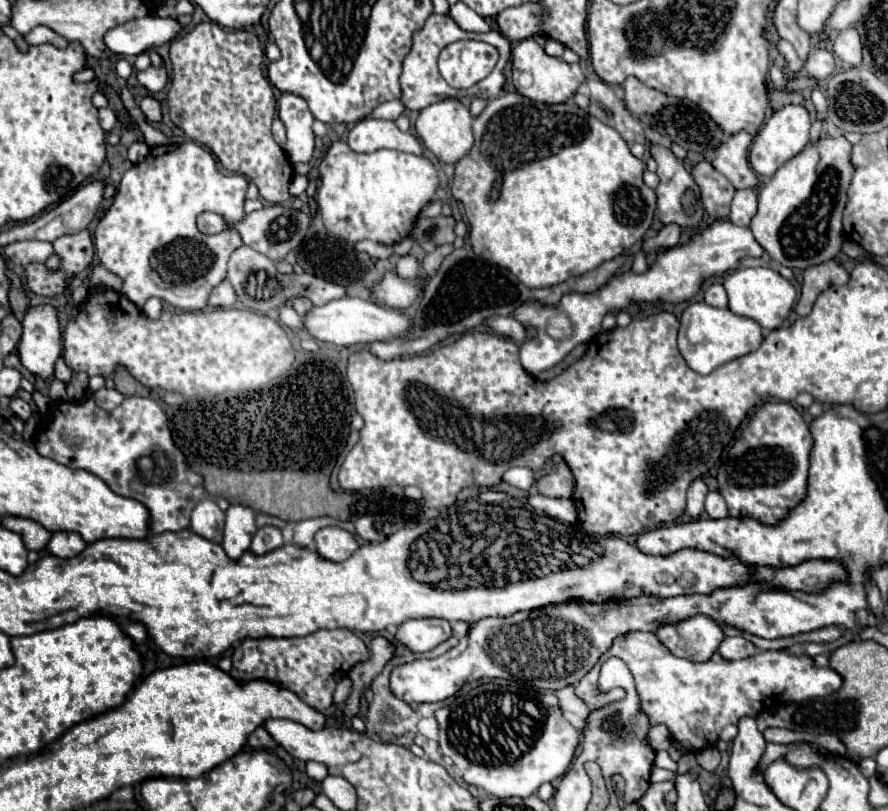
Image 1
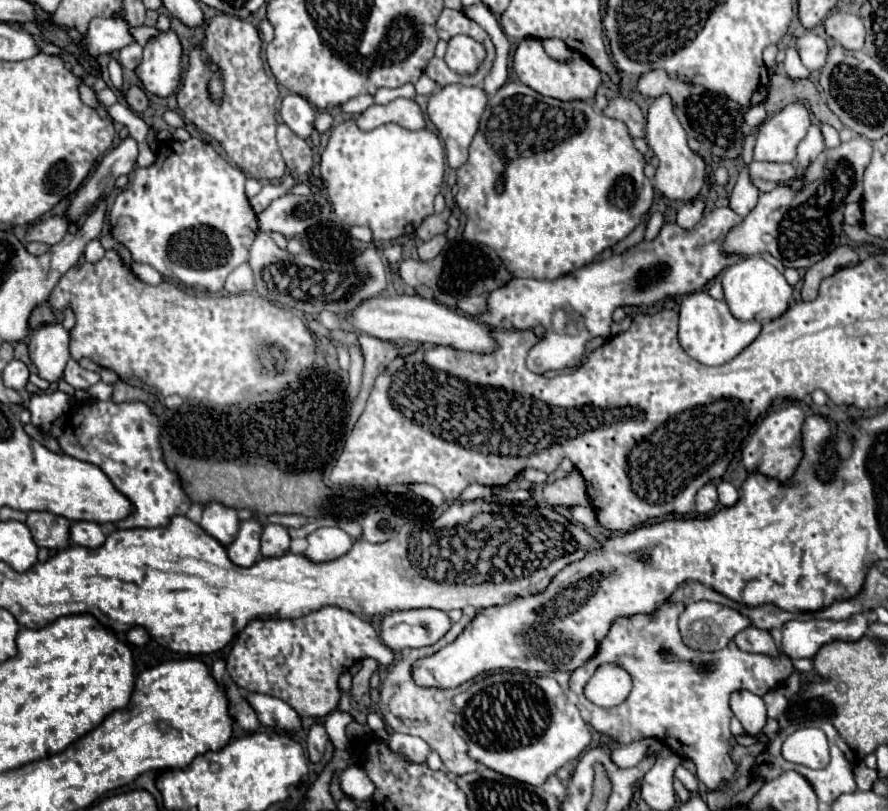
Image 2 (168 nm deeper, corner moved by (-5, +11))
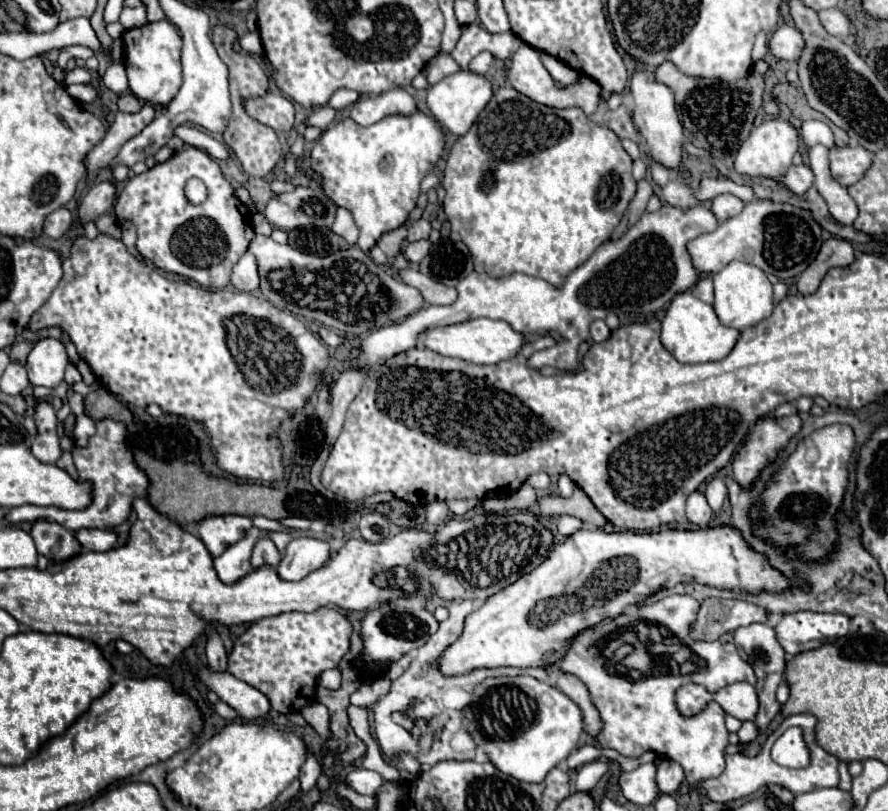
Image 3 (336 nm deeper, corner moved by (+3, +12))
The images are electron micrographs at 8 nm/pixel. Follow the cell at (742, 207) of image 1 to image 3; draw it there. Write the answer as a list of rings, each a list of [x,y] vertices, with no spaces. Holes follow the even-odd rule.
[[[718,195],[712,199],[712,213],[716,215],[716,219],[720,223],[738,215],[742,211],[742,207],[744,207],[744,203],[734,195]]]

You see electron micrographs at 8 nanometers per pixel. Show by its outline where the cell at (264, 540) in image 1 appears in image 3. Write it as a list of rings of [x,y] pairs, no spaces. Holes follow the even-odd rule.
[[[262,537],[262,539],[258,539],[258,543],[254,545],[250,563],[252,563],[252,567],[256,567],[256,569],[262,567],[262,565],[276,567],[276,565],[280,563],[280,553],[278,553],[278,549],[274,547],[274,543],[272,543],[268,537]]]

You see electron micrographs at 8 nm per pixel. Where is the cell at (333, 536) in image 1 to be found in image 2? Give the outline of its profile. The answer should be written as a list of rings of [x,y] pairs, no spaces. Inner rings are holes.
[[[338,526],[318,528],[308,536],[308,550],[304,552],[312,562],[326,562],[344,556],[354,540]]]

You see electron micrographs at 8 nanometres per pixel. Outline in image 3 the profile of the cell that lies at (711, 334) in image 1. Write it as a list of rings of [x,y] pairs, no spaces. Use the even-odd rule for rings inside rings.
[[[684,291],[672,299],[672,303],[662,319],[660,341],[680,363],[706,363],[706,361],[724,359],[736,345],[738,335],[740,335],[740,331],[720,325],[712,305],[700,301],[690,291]]]

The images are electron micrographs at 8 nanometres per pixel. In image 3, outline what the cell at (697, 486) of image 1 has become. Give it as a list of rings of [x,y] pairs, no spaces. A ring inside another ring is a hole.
[[[694,491],[690,497],[688,497],[688,503],[686,503],[686,517],[690,523],[698,525],[698,527],[706,527],[710,517],[712,517],[712,509],[706,501],[706,497],[700,493],[700,491]]]

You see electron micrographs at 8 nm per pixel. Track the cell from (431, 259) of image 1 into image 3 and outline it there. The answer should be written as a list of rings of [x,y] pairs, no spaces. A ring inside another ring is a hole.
[[[422,239],[422,241],[408,243],[408,245],[406,245],[406,249],[404,249],[404,257],[406,257],[410,263],[418,265],[418,263],[428,255],[428,251],[430,251],[430,241]]]

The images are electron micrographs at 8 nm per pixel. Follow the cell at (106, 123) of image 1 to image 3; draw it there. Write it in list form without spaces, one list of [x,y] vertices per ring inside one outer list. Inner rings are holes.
[[[66,85],[64,89],[68,91],[68,95],[70,95],[74,101],[78,101],[78,103],[82,103],[82,105],[92,103],[92,101],[98,97],[98,91],[96,91],[92,85]]]

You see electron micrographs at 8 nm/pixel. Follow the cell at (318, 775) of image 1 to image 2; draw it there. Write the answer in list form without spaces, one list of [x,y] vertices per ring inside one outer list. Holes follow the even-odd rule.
[[[334,710],[324,726],[326,726],[326,732],[328,732],[328,738],[332,742],[332,746],[336,750],[346,750],[348,748],[348,738],[346,738],[346,726],[354,722],[354,718],[348,714],[348,712],[342,712],[342,710]]]

